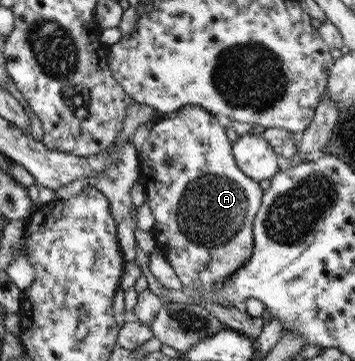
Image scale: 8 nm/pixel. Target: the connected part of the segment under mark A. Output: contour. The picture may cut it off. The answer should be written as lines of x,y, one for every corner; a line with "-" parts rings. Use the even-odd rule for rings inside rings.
185,105
182,109
167,115
164,119
158,121
150,131
148,137
142,143
139,159
139,177
138,181
143,184
146,191
146,203
150,209
150,213
154,219
151,226
150,235
153,236
155,247
158,248
162,255
168,260
181,285
193,290
193,293
199,297
204,297
203,293
207,292
213,283
222,283
231,273
234,273
244,262
251,256
253,237
252,237
252,220
258,211
263,195
259,183
246,177
234,163
231,142
226,136
224,127
220,127
216,117
212,116
208,111
194,107
195,105

